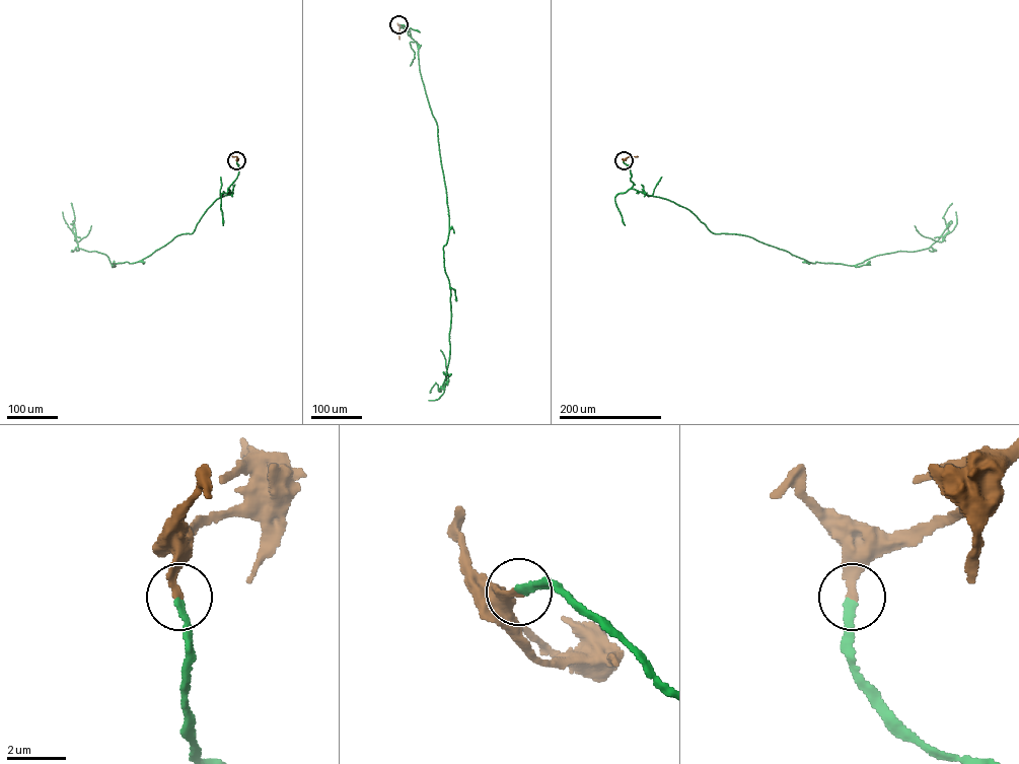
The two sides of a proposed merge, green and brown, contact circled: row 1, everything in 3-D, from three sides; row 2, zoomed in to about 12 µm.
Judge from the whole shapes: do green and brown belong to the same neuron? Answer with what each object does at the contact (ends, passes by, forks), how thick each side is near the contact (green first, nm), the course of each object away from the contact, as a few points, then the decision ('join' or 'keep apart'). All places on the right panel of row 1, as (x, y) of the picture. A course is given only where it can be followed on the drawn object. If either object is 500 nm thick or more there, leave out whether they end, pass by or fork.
green ends; brown ends; calibres 240 and 280 nm; course green (624, 160), (631, 188), (686, 208), (713, 232), (813, 263), (920, 250), (948, 231), (938, 241), (915, 225); course brown (624, 160), (638, 156); join

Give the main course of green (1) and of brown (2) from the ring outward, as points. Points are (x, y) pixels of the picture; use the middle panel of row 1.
1: (398, 24), (417, 46), (446, 192), (451, 314), (442, 389), (448, 380), (440, 349)
2: (398, 24), (399, 39)

